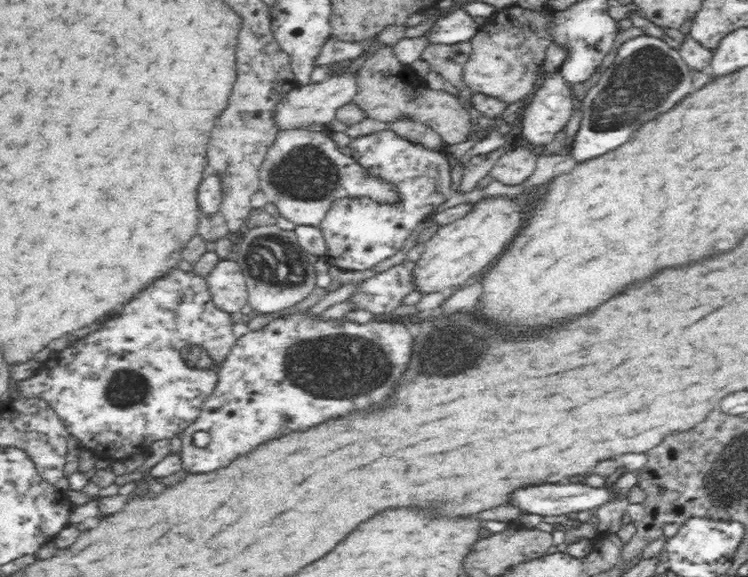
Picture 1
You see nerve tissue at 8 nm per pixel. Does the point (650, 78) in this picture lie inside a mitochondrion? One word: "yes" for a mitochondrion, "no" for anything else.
yes

